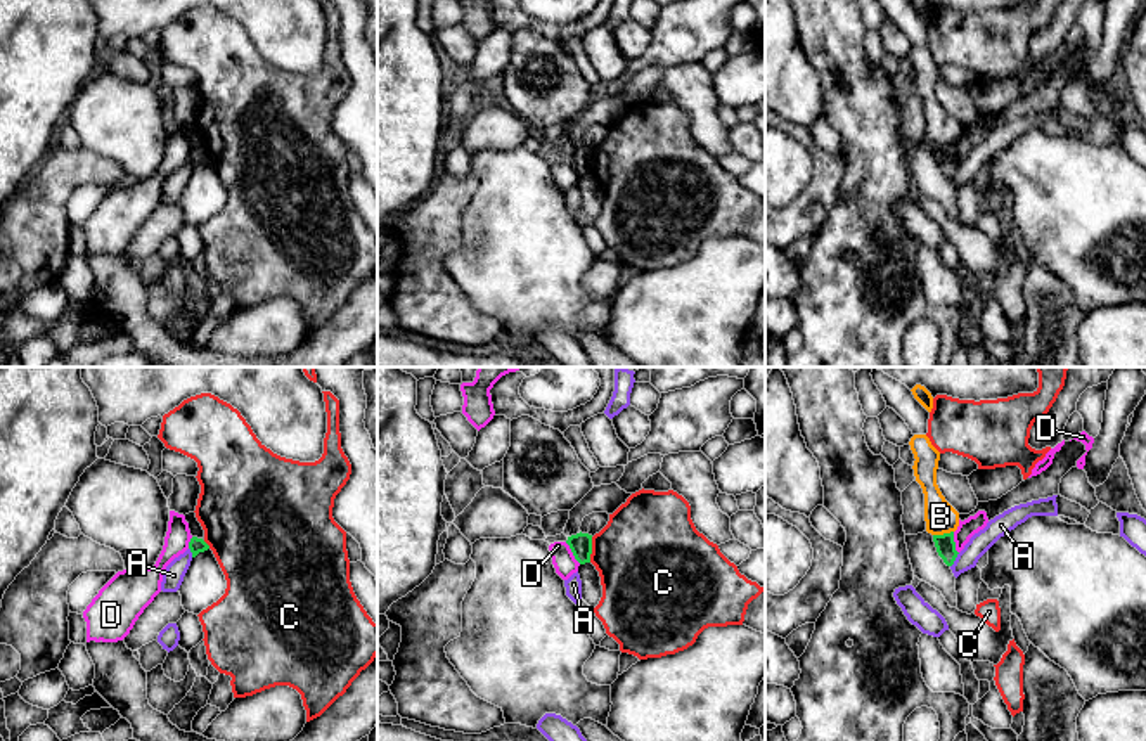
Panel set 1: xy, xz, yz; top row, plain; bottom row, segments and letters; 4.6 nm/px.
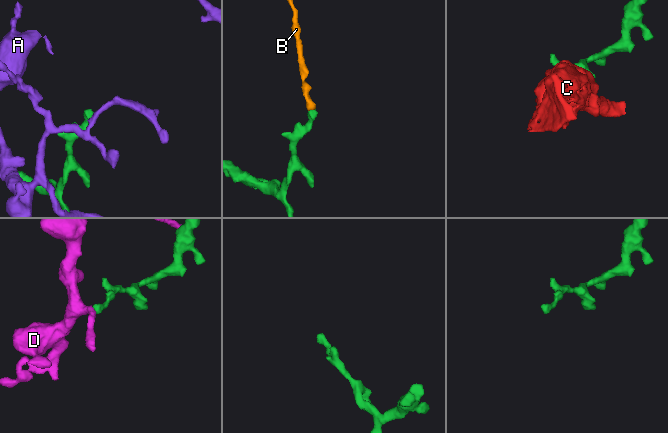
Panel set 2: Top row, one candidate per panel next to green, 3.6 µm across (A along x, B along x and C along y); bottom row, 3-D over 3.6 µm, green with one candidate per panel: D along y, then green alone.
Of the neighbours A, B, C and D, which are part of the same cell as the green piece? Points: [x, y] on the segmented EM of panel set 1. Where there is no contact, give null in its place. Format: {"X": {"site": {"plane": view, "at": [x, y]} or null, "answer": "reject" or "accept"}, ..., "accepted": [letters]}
{"A": {"site": {"plane": "yz", "at": [954, 560]}, "answer": "reject"}, "B": {"site": {"plane": "yz", "at": [942, 535]}, "answer": "reject"}, "C": {"site": {"plane": "xz", "at": [591, 549]}, "answer": "reject"}, "D": {"site": {"plane": "xz", "at": [572, 551]}, "answer": "reject"}, "accepted": []}

